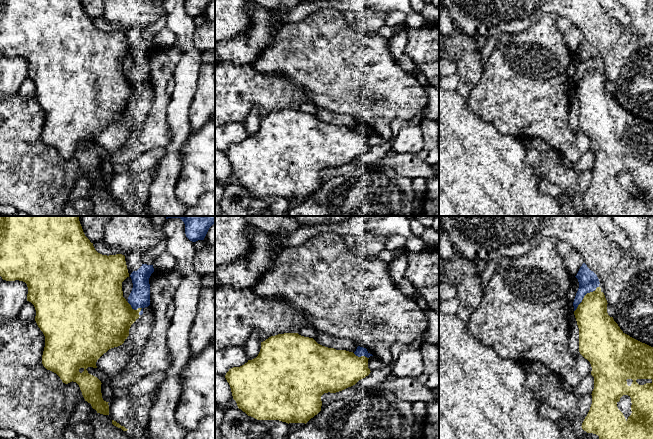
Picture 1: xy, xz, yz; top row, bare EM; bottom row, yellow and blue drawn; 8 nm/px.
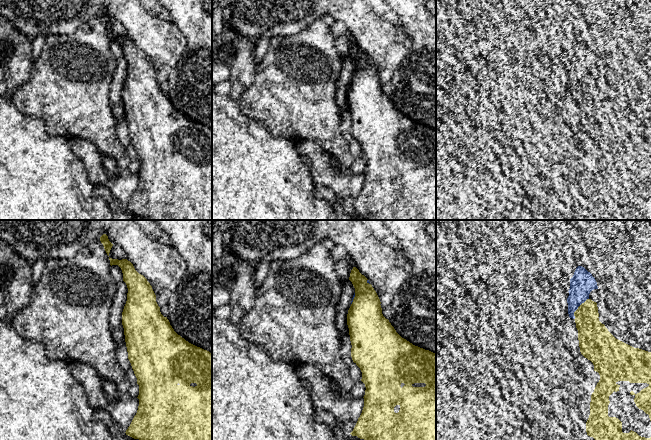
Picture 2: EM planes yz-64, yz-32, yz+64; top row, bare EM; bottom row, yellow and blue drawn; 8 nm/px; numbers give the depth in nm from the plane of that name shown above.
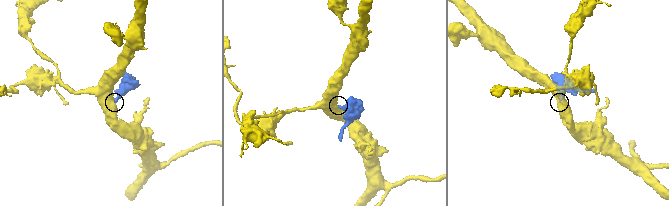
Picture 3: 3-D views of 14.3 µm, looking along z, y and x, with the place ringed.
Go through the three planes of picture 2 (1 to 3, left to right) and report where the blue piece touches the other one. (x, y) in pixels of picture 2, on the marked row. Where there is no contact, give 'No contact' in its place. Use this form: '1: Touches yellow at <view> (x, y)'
1: No contact
2: Touches yellow at yz-32 (353, 299)
3: Touches yellow at yz+64 (578, 308)

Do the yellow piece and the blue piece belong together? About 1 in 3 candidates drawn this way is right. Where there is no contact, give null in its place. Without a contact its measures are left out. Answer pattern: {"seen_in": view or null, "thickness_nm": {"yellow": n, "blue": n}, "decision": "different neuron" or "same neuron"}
{"seen_in": "yz", "thickness_nm": {"yellow": 280, "blue": 160}, "decision": "different neuron"}

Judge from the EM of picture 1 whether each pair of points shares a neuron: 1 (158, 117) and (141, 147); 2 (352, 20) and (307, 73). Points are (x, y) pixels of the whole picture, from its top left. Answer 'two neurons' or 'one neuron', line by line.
1: one neuron
2: two neurons

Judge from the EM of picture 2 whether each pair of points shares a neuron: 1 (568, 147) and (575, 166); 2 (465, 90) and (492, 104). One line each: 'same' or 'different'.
1: different
2: different

